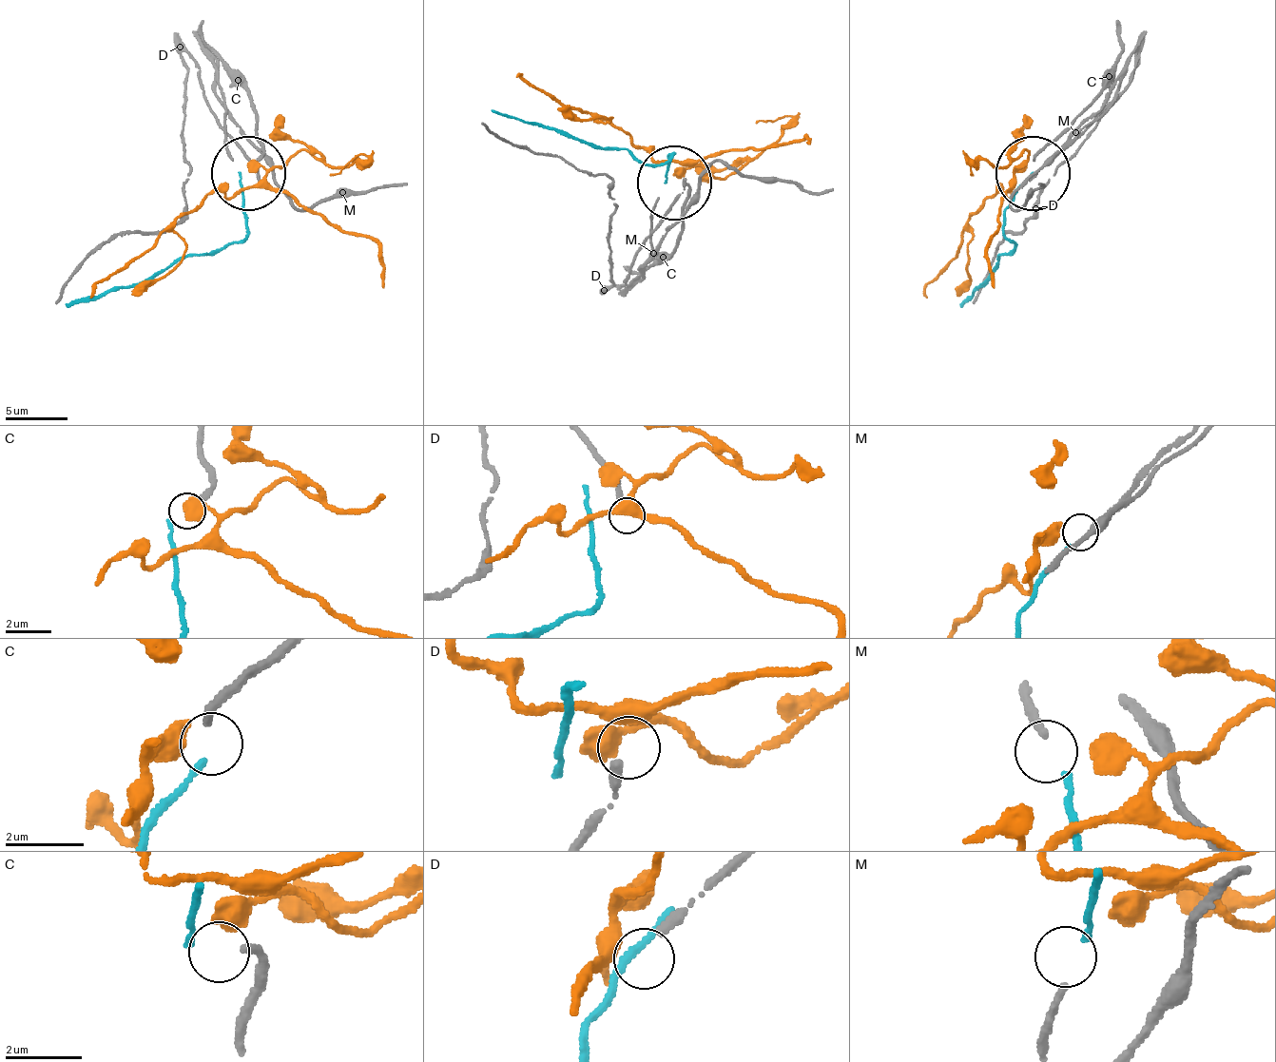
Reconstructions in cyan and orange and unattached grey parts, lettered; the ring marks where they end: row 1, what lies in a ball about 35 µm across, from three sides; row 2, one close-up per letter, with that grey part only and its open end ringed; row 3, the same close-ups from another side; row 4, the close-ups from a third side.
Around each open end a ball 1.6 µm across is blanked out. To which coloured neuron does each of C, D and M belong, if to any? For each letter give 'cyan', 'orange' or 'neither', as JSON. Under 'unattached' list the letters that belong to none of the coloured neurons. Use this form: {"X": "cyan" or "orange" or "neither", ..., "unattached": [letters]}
{"C": "neither", "D": "neither", "M": "cyan", "unattached": ["C", "D"]}

